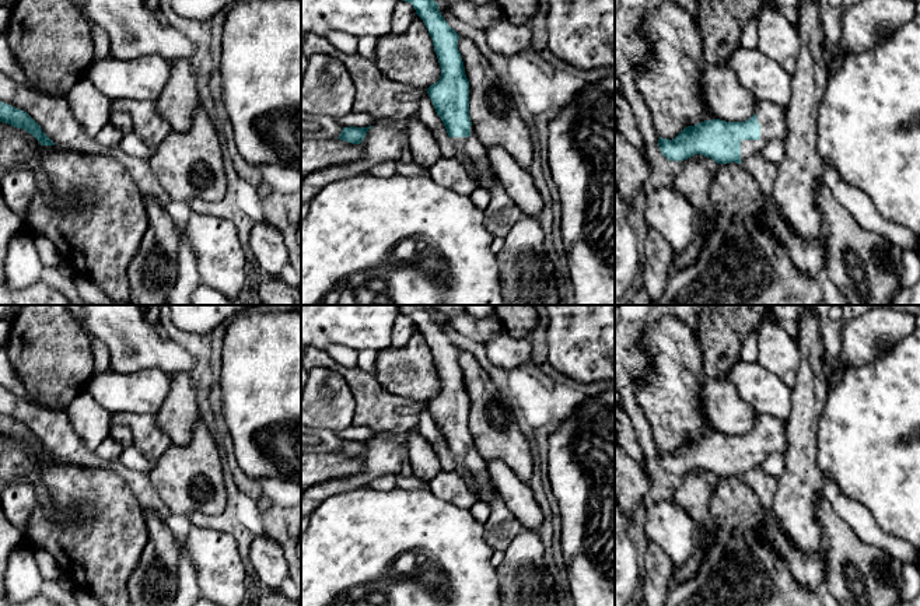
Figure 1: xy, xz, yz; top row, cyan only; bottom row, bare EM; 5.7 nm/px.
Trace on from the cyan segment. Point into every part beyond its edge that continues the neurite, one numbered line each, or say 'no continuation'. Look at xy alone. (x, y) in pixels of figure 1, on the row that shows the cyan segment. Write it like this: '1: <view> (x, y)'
no continuation

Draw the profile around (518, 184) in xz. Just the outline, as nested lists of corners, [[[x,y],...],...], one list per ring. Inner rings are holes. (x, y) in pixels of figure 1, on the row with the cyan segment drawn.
[[[501,147],[489,150],[489,164],[521,216],[538,217],[543,202],[528,169],[521,168]]]

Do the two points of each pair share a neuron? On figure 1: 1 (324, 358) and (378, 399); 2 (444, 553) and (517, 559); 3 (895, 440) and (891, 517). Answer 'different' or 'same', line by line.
1: same
2: different
3: same

